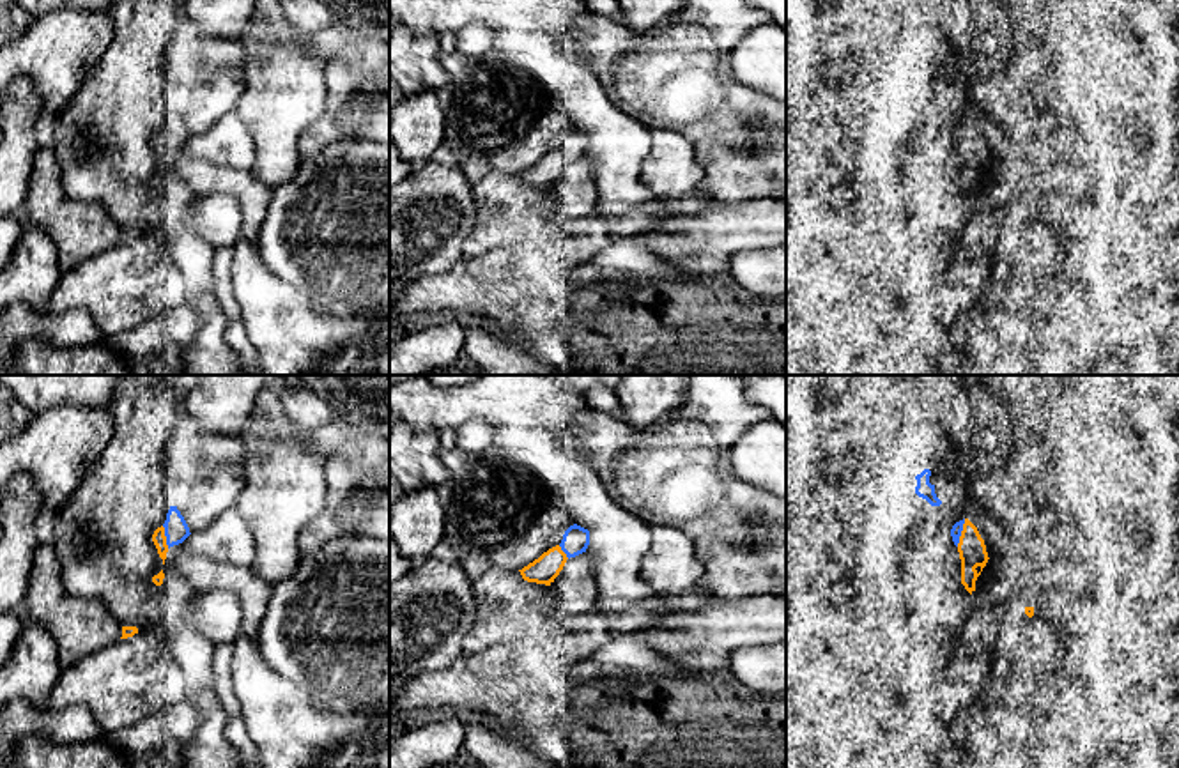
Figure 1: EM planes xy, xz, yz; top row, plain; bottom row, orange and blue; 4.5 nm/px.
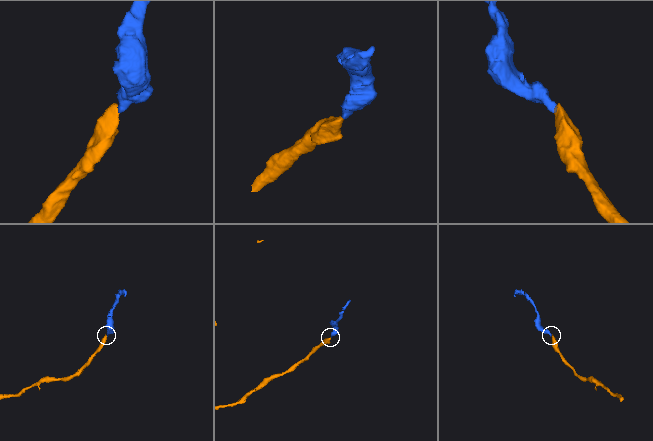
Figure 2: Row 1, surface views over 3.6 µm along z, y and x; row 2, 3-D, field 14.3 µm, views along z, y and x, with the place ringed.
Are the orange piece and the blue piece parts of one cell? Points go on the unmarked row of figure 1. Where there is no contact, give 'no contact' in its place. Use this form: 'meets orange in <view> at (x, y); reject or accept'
meets orange in yz at (962, 137); accept

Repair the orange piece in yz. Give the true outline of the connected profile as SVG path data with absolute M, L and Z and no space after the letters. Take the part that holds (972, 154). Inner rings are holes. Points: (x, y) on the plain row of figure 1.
M968 122L956 126L951 140L961 163L961 188L972 198L975 195L975 184L990 163L984 143Z

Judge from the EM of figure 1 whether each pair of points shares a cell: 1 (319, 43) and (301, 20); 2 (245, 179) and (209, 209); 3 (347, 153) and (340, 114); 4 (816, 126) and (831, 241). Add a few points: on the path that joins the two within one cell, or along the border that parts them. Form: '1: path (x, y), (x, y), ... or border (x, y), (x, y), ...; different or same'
1: border (344, 25), (330, 25), (315, 32), (294, 32); different
2: border (199, 199), (229, 195), (239, 209), (241, 234); different
3: border (340, 138), (370, 142); different
4: border (804, 144), (827, 156); different

